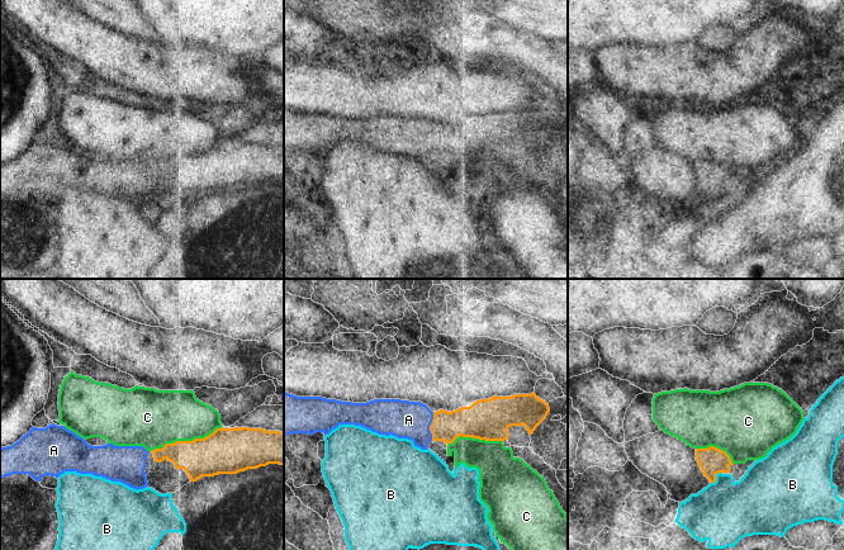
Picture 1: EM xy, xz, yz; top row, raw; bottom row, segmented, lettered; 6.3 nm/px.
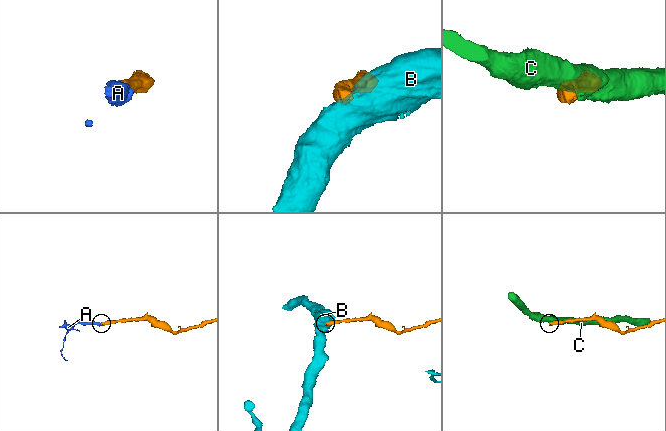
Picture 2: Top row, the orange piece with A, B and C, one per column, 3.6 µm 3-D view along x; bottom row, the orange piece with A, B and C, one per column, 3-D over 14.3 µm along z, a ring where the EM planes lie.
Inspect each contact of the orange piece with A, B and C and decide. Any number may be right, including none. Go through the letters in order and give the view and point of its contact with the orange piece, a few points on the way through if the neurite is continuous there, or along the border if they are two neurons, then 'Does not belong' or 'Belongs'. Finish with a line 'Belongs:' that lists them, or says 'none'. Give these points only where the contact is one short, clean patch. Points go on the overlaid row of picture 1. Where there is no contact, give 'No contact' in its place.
A: Touches orange at xz (430, 426). Path across: xz (446, 426), (430, 426), (408, 420). Belongs
B: Touches orange at yz (715, 478). Boundary: yz (721, 472), (710, 483). Does not belong
C: Touches orange at xy (185, 441). Does not belong
Belongs: A

